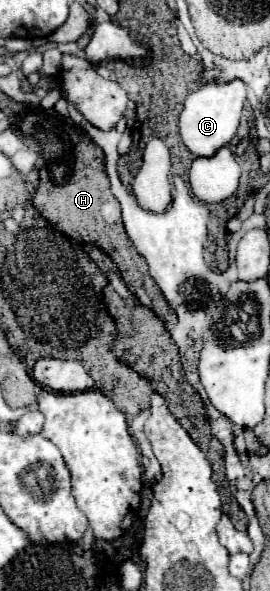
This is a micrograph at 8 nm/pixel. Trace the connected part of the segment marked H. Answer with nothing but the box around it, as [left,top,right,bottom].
[32,137,178,329]

